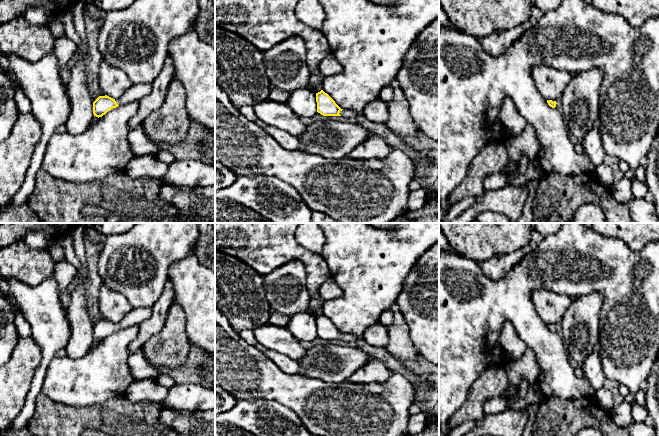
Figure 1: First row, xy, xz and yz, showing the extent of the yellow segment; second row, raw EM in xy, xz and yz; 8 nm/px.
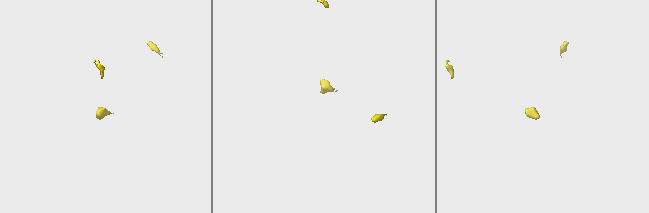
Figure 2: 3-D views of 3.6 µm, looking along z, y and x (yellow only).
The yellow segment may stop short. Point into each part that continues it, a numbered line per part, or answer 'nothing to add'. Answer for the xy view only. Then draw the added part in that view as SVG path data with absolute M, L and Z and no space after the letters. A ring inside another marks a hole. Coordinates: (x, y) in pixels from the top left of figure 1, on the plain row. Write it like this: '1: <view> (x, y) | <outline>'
1: xy (137, 315) | M133 307L132 310L122 319L122 321L116 323L115 325L118 329L140 325L144 320L151 316L151 313L152 308Z

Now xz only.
1: xz (345, 337) | M342 334L339 338L347 342L358 341L360 339L360 337L353 334Z

